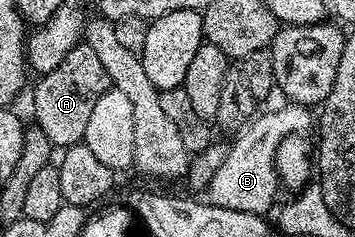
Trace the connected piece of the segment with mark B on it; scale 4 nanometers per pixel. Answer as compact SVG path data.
M294 104L283 106L265 114L258 113L248 126L234 135L235 143L227 146L225 164L213 172L213 180L209 180L205 191L206 201L211 205L260 216L266 215L266 210L270 211L276 205L275 193L281 190L279 174L275 170L277 148L291 134L307 132L313 126L313 114L308 107Z

